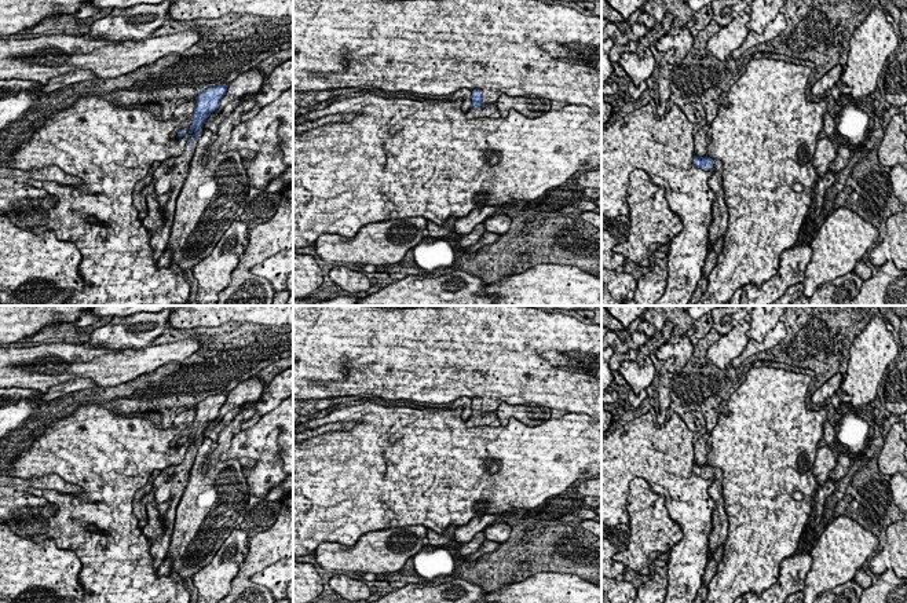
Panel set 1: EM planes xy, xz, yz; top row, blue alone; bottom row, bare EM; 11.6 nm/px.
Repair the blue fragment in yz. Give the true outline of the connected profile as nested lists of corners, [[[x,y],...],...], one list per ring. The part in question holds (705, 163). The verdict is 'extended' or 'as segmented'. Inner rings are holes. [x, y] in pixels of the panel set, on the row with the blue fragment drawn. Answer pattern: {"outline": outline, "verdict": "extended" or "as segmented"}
{"outline": [[[694,156],[694,164],[698,168],[705,171],[713,169],[712,176],[709,178],[709,186],[713,190],[716,198],[712,205],[712,224],[709,234],[707,251],[713,249],[714,242],[725,235],[728,229],[728,208],[724,200],[724,187],[723,187],[723,162],[720,160],[712,160],[710,157],[698,157]]], "verdict": "extended"}

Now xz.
{"outline": [[[473,89],[471,99],[472,105],[467,112],[468,118],[480,118],[480,117],[501,118],[500,110],[495,106],[495,103],[489,103],[484,106],[482,105],[482,91]]], "verdict": "extended"}

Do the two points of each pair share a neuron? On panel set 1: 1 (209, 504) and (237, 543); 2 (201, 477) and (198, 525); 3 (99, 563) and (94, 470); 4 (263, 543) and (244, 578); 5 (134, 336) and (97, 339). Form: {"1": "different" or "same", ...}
{"1": "different", "2": "same", "3": "same", "4": "same", "5": "same"}

